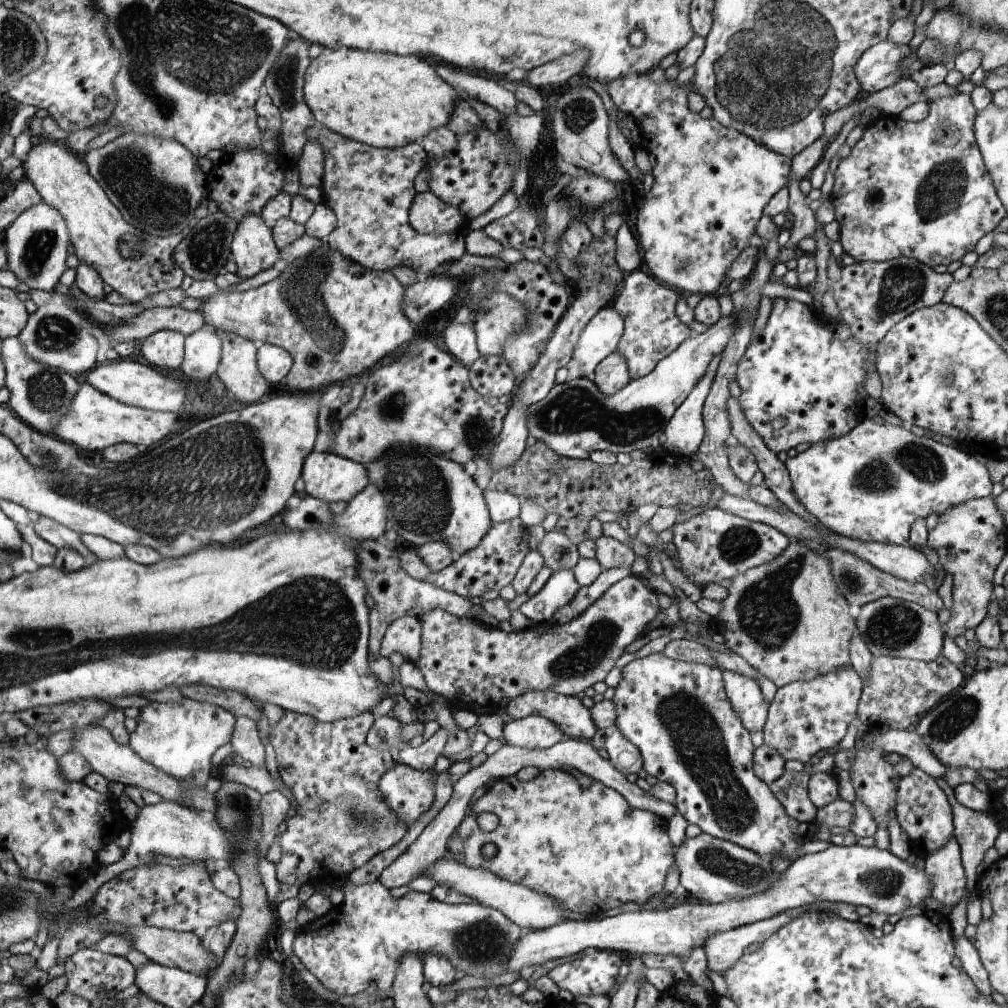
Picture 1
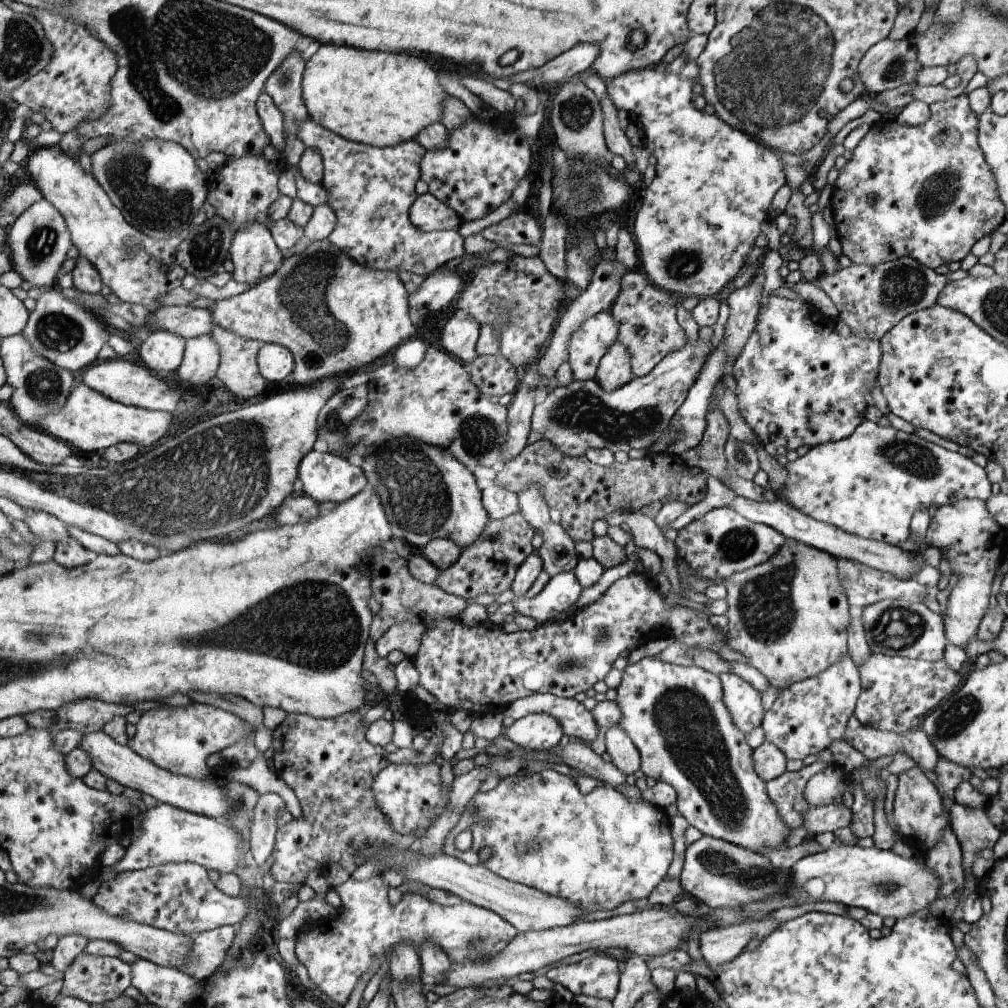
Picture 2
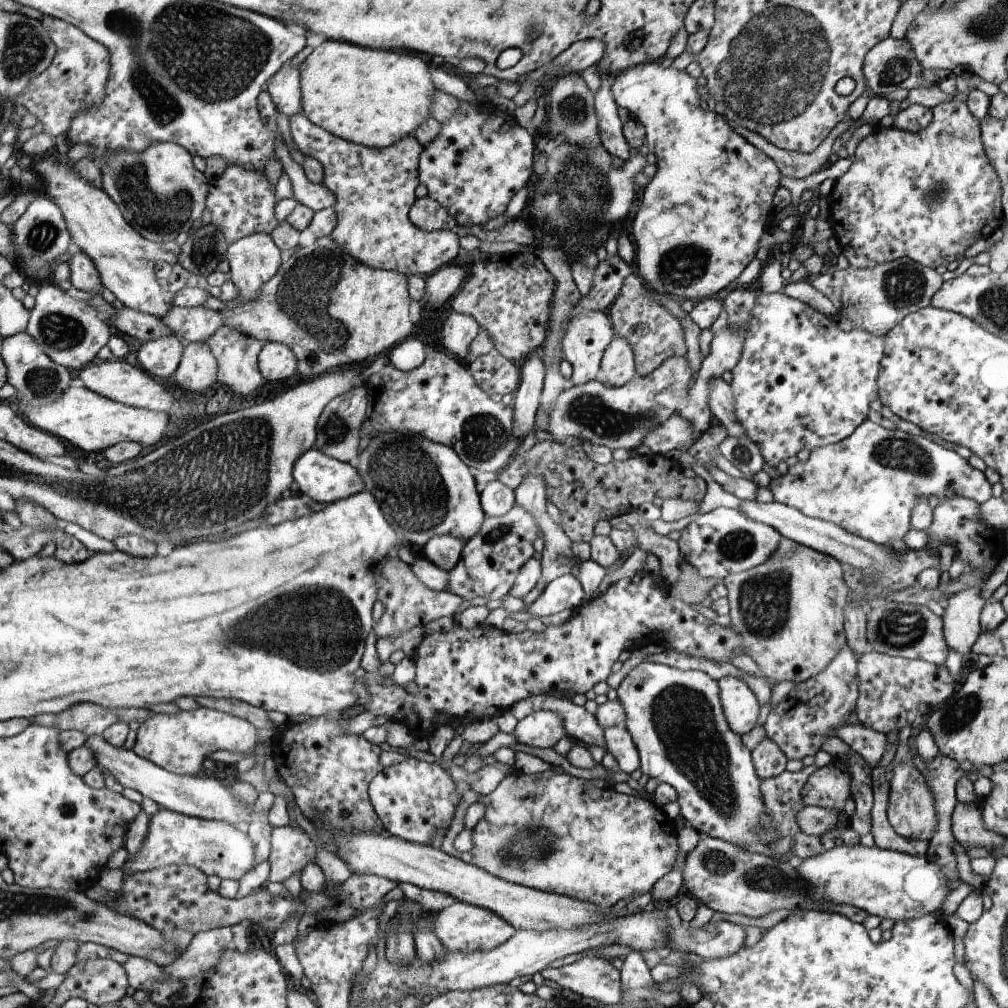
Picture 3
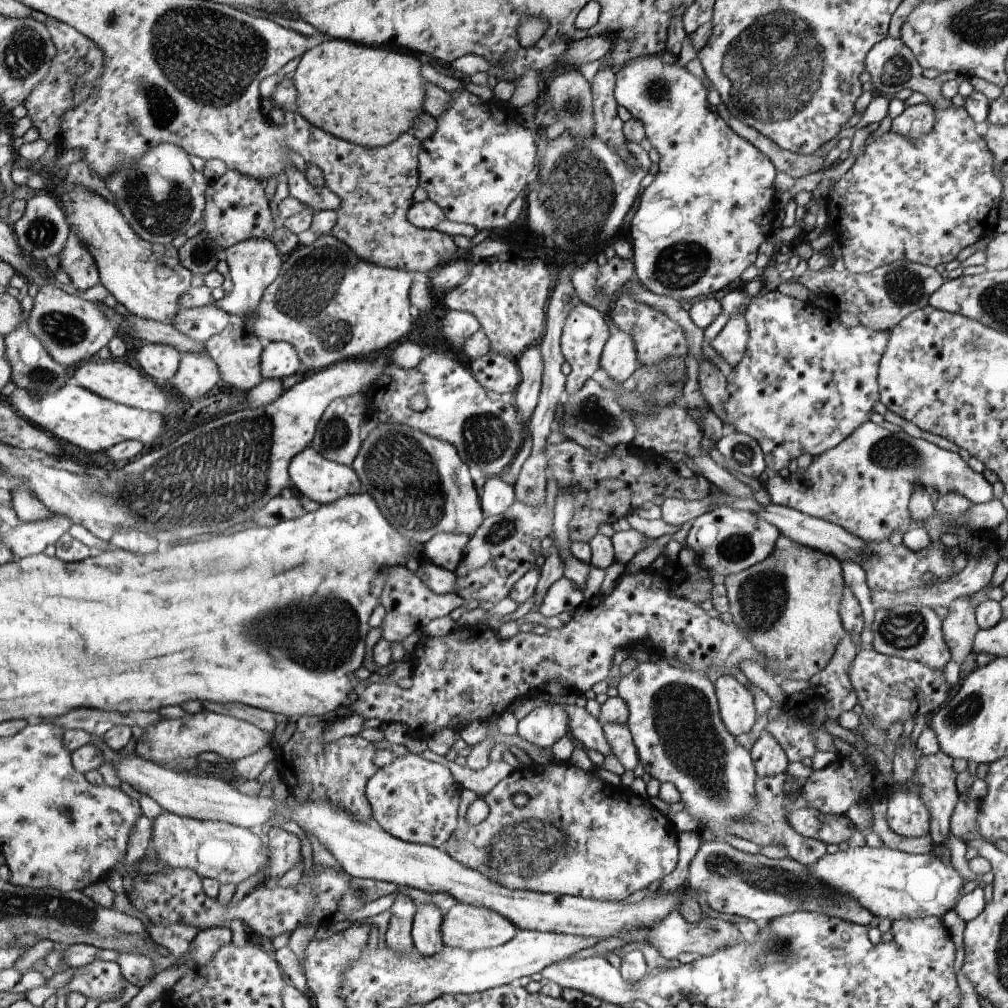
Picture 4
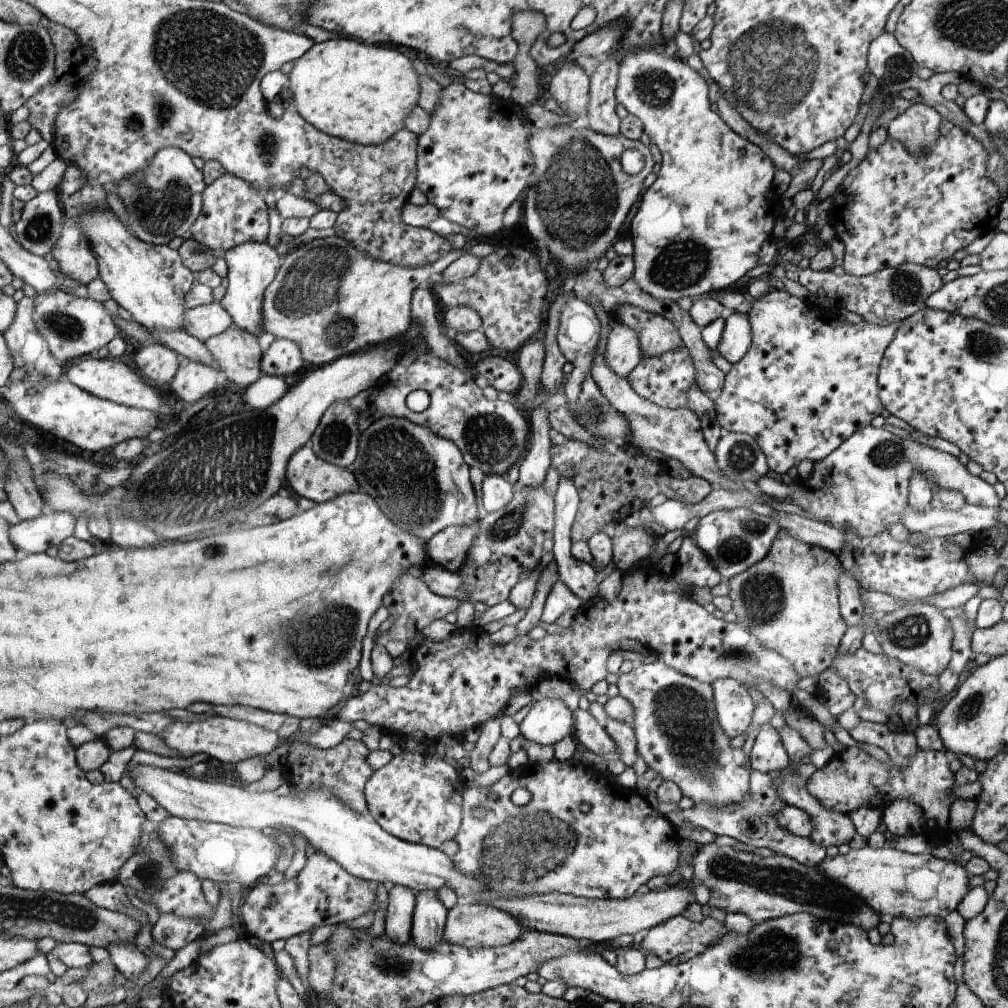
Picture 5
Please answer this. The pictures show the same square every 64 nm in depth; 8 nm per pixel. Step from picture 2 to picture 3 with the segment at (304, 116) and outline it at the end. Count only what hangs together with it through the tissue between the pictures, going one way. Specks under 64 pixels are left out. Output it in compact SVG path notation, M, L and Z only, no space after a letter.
M289 64L271 80L269 94L273 96L279 110L293 118L297 114L303 114L303 86L301 86L301 70L289 68Z

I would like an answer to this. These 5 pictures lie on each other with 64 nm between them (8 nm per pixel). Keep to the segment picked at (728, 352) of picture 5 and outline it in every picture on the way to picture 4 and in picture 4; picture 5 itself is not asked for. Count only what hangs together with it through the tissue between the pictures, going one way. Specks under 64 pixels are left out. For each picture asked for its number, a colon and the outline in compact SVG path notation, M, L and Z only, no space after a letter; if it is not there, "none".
4: M735 316L735 318L729 318L723 330L715 336L715 340L711 342L711 348L733 368L743 358L747 350L747 342L749 342L747 320L745 316Z

